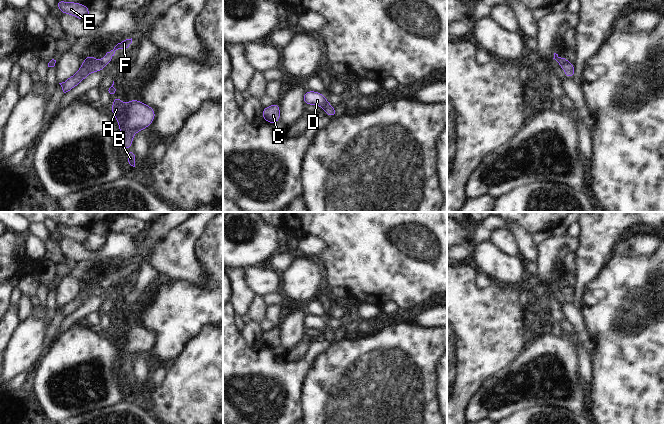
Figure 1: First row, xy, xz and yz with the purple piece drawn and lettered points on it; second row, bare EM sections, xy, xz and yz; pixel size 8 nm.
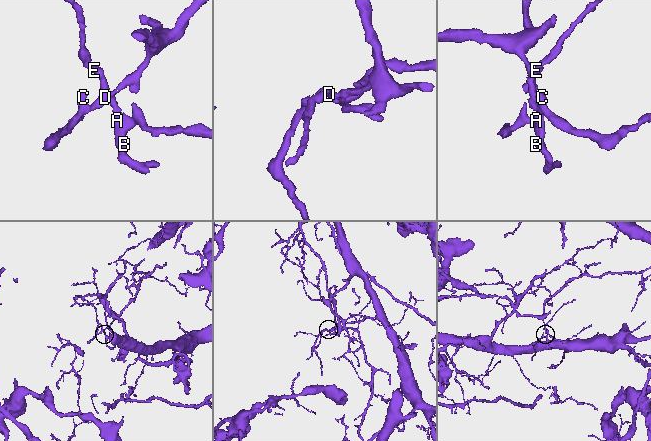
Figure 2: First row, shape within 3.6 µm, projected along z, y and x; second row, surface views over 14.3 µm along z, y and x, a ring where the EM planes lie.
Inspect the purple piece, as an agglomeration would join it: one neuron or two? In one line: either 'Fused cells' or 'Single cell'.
Fused cells

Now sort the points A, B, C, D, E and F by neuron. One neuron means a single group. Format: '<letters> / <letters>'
A B C D E / F

